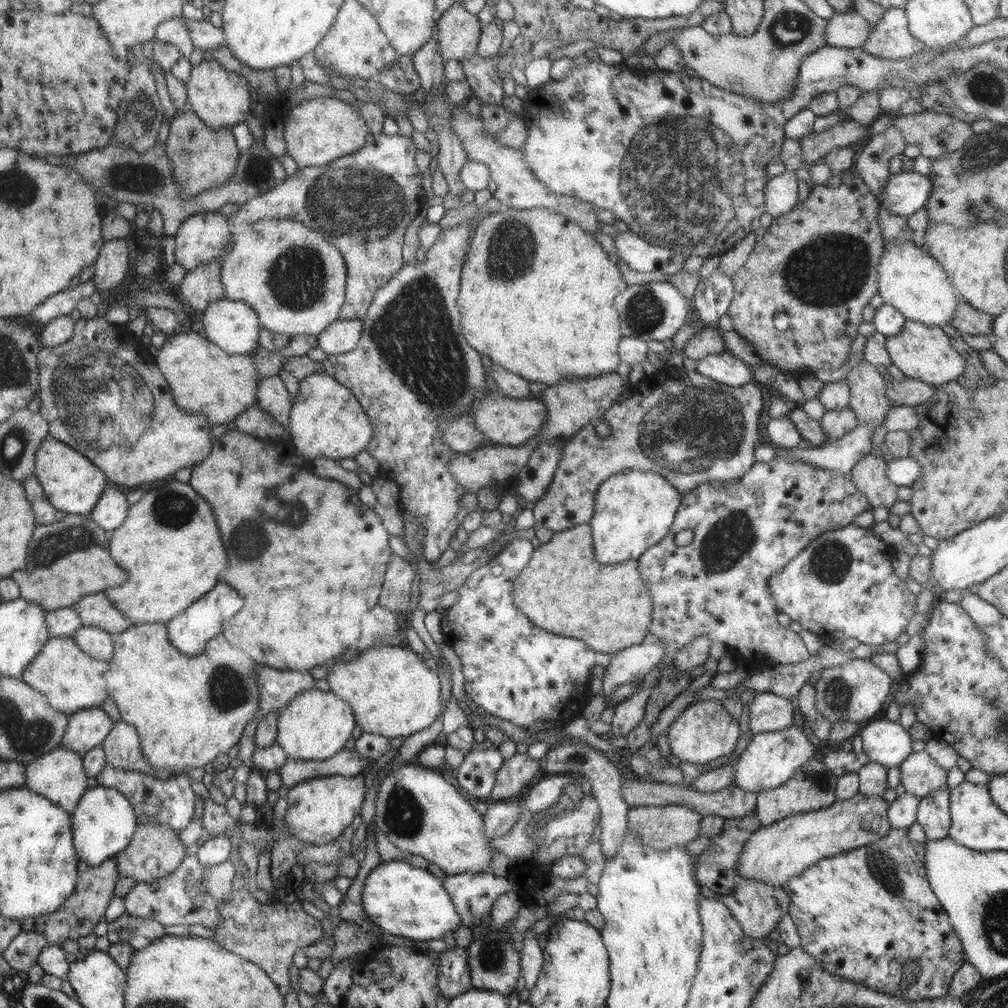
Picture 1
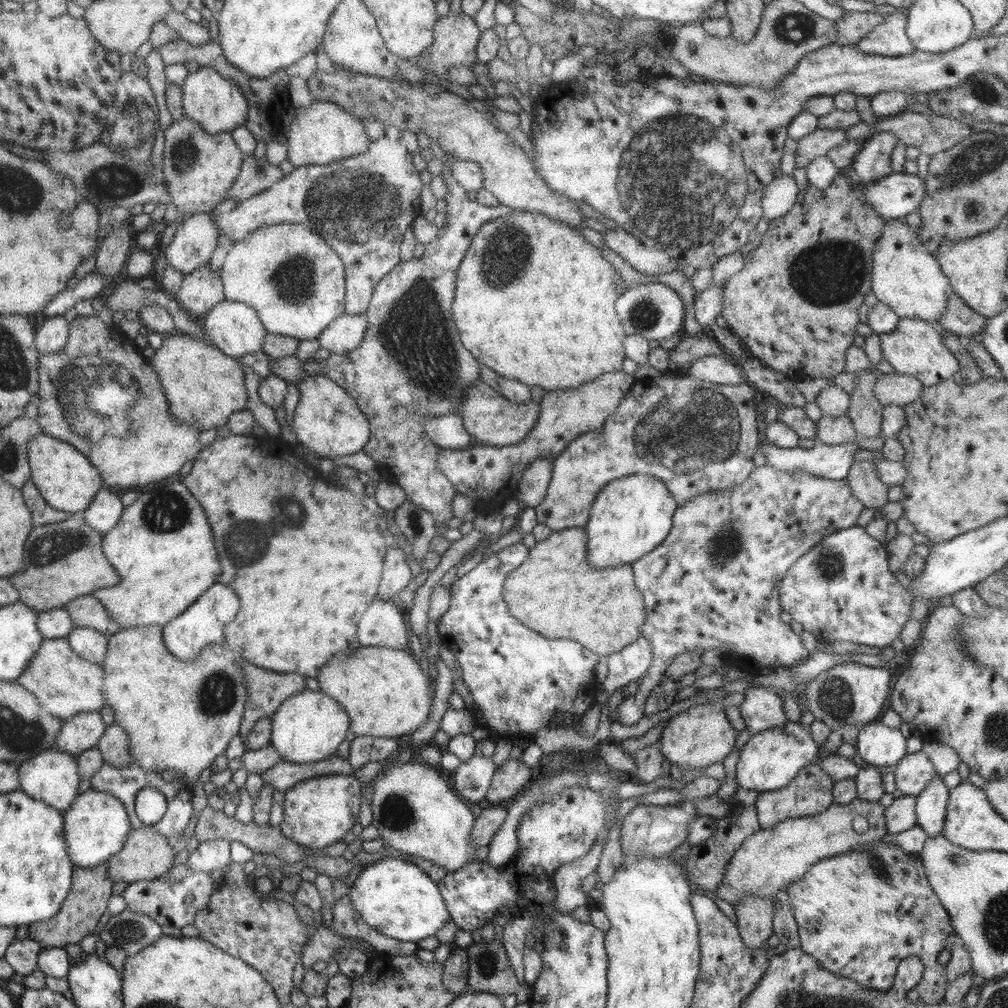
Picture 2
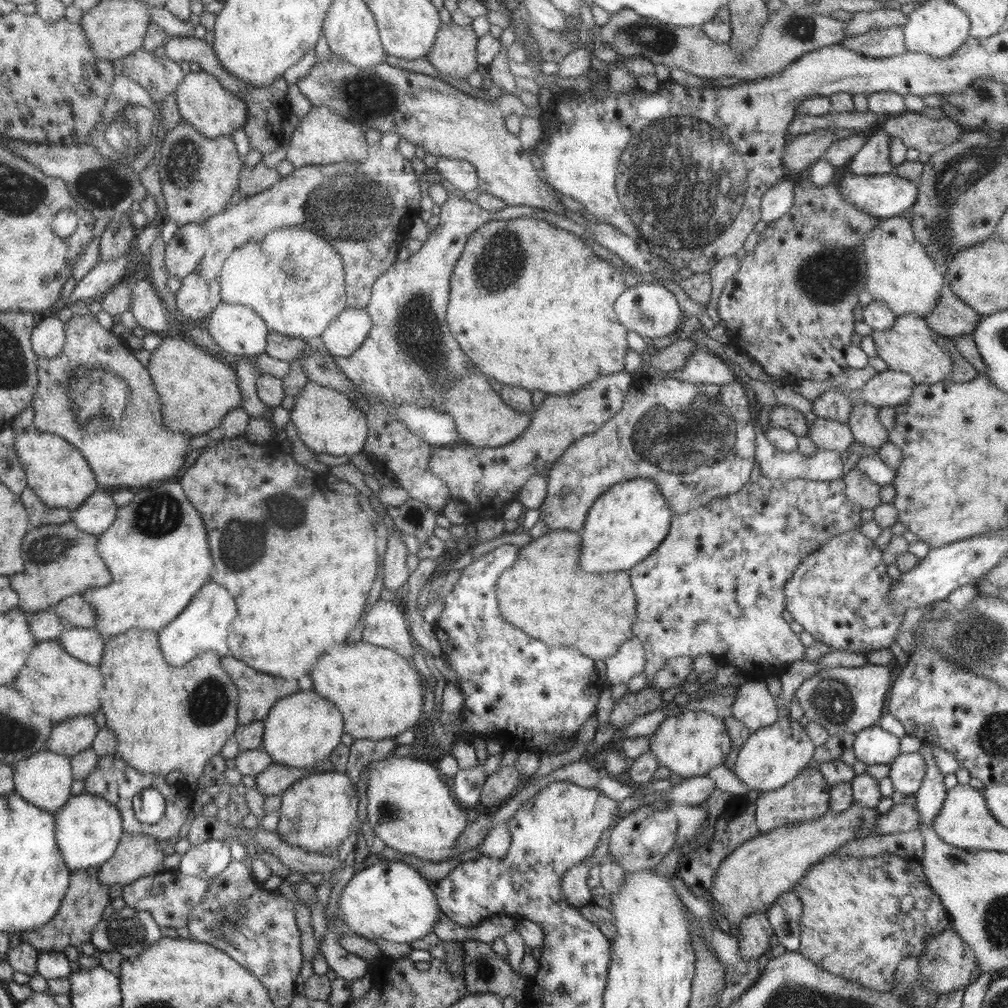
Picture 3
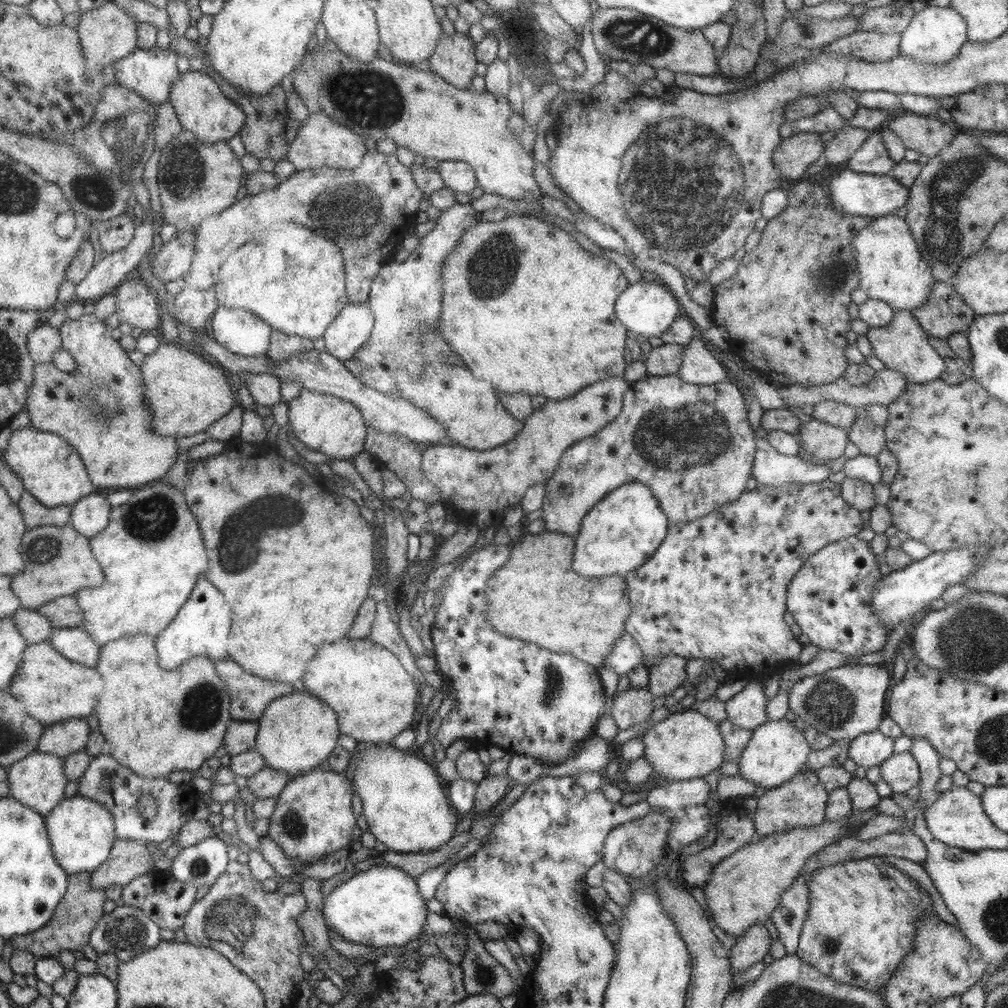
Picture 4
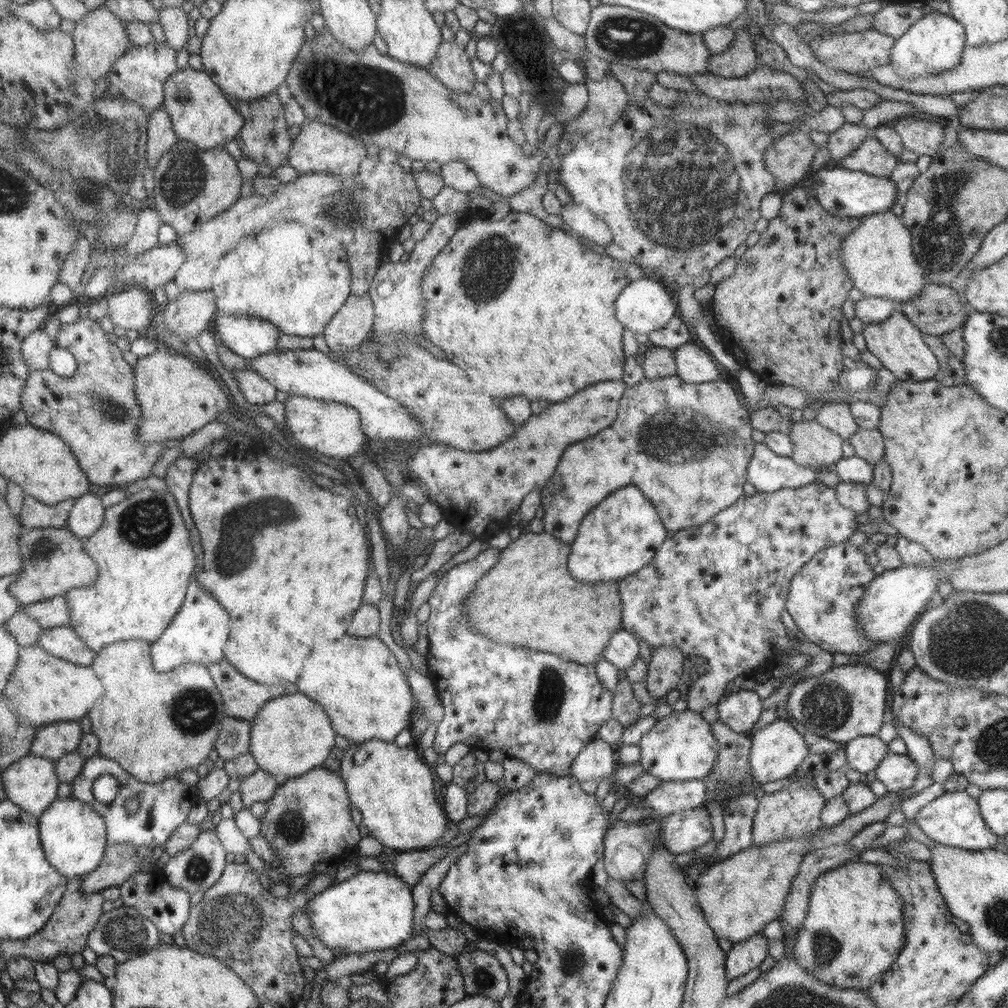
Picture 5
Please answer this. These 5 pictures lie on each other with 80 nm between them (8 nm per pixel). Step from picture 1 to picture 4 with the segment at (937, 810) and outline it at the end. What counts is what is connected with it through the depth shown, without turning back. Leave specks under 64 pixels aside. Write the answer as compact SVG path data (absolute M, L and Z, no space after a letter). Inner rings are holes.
M914 738L909 753L918 763L921 772L920 802L925 804L926 810L932 803L936 802L942 793L936 791L935 786L938 779L942 776L939 769L941 756L936 749L926 739Z

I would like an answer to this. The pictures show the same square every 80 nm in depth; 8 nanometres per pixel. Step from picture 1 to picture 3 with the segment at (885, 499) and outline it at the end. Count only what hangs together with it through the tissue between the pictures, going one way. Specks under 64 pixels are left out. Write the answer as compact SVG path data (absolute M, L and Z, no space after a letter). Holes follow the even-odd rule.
M855 466L842 478L845 482L845 495L862 509L873 509L878 506L882 486L872 482Z

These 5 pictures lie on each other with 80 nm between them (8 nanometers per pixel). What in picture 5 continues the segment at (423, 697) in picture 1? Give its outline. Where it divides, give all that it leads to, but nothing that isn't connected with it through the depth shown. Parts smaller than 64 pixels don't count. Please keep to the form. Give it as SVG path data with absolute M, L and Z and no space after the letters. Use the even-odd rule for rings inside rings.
M344 636L344 638L338 640L338 642L328 642L328 640L326 640L326 642L322 642L322 644L318 644L318 646L312 650L312 660L310 660L310 664L304 668L304 676L300 676L300 680L296 682L296 686L299 692L304 694L304 696L311 697L312 700L323 705L323 709L327 712L327 715L330 716L331 725L332 728L335 729L336 734L340 734L340 736L343 736L351 743L359 745L367 740L374 739L394 742L396 734L410 726L410 714L412 714L412 708L414 708L413 694L410 692L410 686L408 686L406 676L402 674L402 670L400 670L400 666L398 666L398 661L396 661L396 658L392 656L391 650L378 636L370 638L352 638L352 636Z

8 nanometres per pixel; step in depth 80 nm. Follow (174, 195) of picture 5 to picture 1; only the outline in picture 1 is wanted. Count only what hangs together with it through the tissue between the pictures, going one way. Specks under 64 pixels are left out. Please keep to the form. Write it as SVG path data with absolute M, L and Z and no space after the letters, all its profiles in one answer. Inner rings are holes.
M184 111L172 118L165 152L174 171L172 177L176 177L176 183L185 196L195 196L209 188L226 185L236 176L236 168L239 166L240 150L234 144L232 129L223 127L214 130L193 111Z

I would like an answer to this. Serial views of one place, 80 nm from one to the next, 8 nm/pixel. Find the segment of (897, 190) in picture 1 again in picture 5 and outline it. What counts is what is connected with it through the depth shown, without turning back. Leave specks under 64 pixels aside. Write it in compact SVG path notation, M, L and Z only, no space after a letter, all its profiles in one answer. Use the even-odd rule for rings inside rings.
M822 168L812 174L811 189L820 206L831 214L840 218L860 218L879 212L890 211L896 202L896 185L888 177L869 176L864 172L853 172L846 168Z

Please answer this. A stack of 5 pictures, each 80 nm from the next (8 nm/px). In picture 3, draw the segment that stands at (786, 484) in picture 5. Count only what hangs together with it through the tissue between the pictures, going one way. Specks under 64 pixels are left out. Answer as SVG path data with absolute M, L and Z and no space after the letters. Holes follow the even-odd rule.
M757 430L755 434L755 462L759 466L762 476L766 478L778 478L783 480L804 479L828 482L842 478L843 464L847 453L832 450L817 450L810 457L794 452L782 452L778 450L768 439L764 432Z

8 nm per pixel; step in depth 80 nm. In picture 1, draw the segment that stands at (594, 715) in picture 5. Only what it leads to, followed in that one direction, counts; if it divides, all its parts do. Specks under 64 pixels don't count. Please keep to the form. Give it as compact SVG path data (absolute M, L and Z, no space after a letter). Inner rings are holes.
M512 540L492 557L490 562L472 572L472 576L456 590L458 593L456 604L445 609L441 615L444 643L452 647L461 661L467 696L488 714L508 720L524 729L543 720L555 720L564 724L580 718L583 715L582 708L590 698L588 686L584 694L584 684L588 684L590 668L596 665L605 667L614 656L596 652L588 648L588 644L584 641L576 640L576 637L556 636L546 632L543 628L532 624L532 621L515 607L512 590L520 572L531 562L534 550L530 540Z

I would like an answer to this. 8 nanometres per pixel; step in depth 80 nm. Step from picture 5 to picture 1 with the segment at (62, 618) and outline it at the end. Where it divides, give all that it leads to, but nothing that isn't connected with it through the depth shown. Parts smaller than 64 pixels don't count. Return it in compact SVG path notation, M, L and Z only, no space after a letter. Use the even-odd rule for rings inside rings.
M104 592L85 596L78 603L73 604L73 607L79 613L83 626L102 628L104 632L109 632L113 636L132 626Z

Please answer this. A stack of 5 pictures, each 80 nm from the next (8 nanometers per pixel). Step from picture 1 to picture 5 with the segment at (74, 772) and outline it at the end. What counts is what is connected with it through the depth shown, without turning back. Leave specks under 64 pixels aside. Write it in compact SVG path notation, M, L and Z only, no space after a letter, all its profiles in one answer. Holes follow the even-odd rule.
M28 754L1 770L6 799L32 816L39 817L58 797L59 779L55 761Z

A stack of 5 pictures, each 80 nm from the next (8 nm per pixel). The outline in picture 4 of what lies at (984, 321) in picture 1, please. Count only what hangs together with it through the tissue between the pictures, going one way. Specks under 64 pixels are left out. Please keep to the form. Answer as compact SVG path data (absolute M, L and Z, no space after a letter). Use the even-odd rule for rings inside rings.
M934 283L931 286L931 293L921 307L911 311L914 319L918 321L918 324L928 335L943 339L956 334L958 331L966 332L969 324L974 321L976 316L972 308L969 308L968 304L960 298L958 292L950 283Z

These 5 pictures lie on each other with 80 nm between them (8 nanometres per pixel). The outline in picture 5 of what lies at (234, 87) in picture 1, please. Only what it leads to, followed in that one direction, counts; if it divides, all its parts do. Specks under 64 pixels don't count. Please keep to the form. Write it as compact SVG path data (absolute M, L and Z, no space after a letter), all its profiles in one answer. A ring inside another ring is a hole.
M191 67L178 69L164 82L163 91L163 106L170 115L173 131L179 140L187 140L200 150L212 150L237 139L246 123L239 110L232 106L207 72L194 70Z

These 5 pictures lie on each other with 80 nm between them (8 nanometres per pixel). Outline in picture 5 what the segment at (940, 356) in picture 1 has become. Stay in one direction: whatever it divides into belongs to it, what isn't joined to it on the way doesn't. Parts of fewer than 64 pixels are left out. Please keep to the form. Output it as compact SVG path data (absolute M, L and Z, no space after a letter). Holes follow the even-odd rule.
M895 311L888 320L865 324L861 335L865 338L867 350L880 359L898 380L930 380L939 369L939 360L924 342L923 332L914 326L901 311Z

